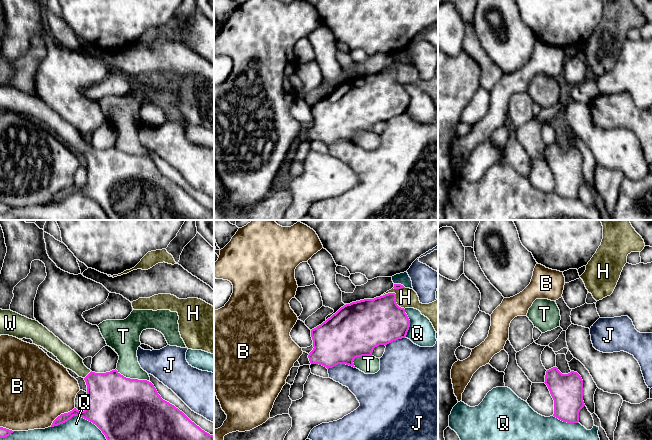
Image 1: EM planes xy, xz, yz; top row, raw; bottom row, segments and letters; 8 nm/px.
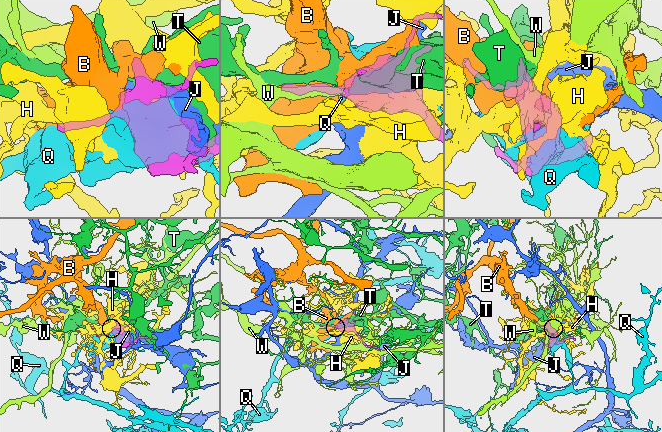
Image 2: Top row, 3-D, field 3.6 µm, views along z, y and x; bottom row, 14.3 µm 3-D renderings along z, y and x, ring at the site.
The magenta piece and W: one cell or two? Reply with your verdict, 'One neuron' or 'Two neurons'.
One neuron

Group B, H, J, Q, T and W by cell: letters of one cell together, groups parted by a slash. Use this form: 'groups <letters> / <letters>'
groups B / H / J / Q / T / W

